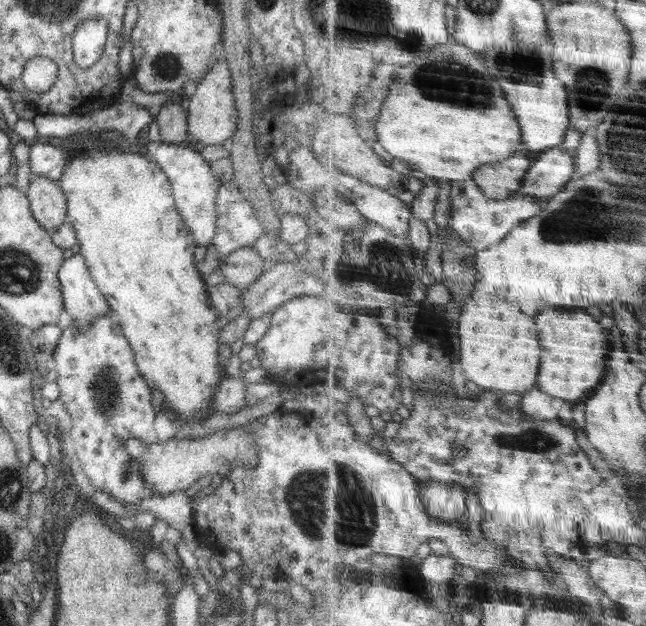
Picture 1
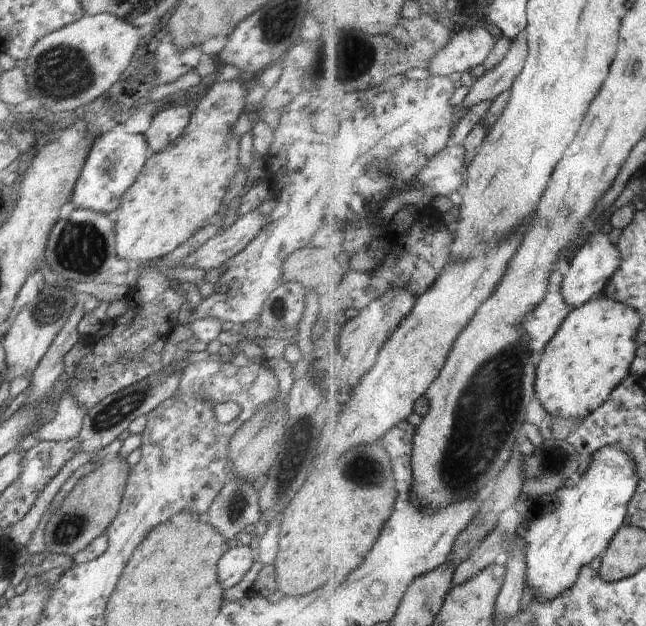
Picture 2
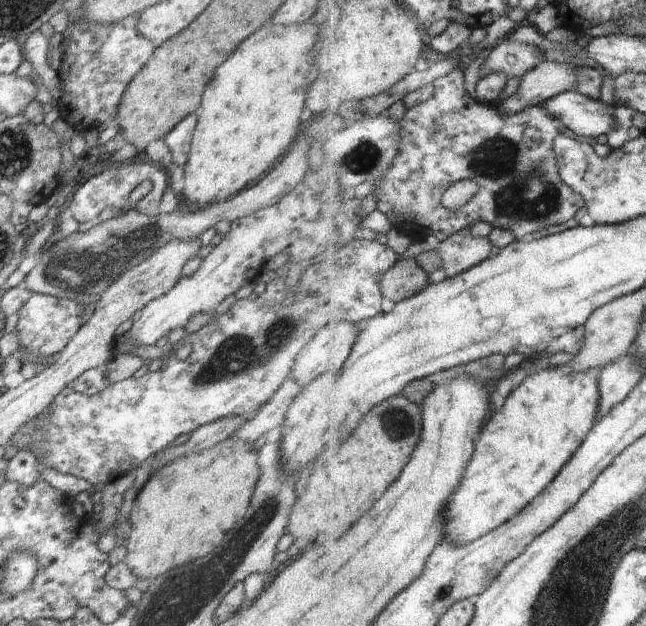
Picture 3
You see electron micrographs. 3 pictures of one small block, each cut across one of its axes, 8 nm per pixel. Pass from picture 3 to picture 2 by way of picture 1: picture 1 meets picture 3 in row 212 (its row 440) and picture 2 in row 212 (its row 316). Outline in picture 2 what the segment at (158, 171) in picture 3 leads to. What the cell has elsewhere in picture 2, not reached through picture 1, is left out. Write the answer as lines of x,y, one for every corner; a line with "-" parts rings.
117,124
114,130
98,136
92,142
71,194
75,208
113,215
123,201
124,193
134,184
151,154
145,136
129,133
122,124

